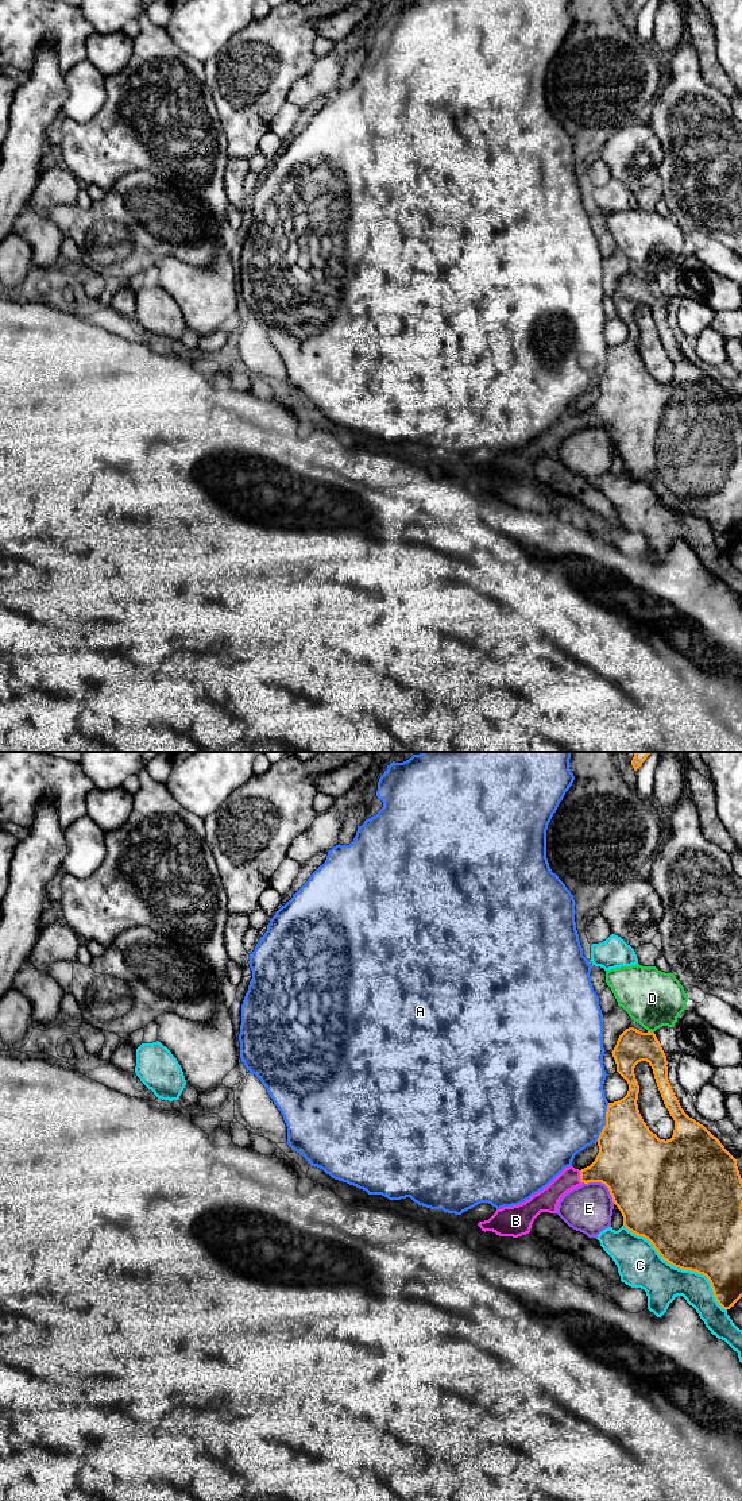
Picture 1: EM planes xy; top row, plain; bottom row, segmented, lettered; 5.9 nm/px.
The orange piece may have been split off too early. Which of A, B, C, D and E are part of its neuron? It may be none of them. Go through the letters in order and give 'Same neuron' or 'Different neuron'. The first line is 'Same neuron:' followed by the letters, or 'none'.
Same neuron: B
A: Different neuron
B: Same neuron
C: Different neuron
D: Different neuron
E: Different neuron

